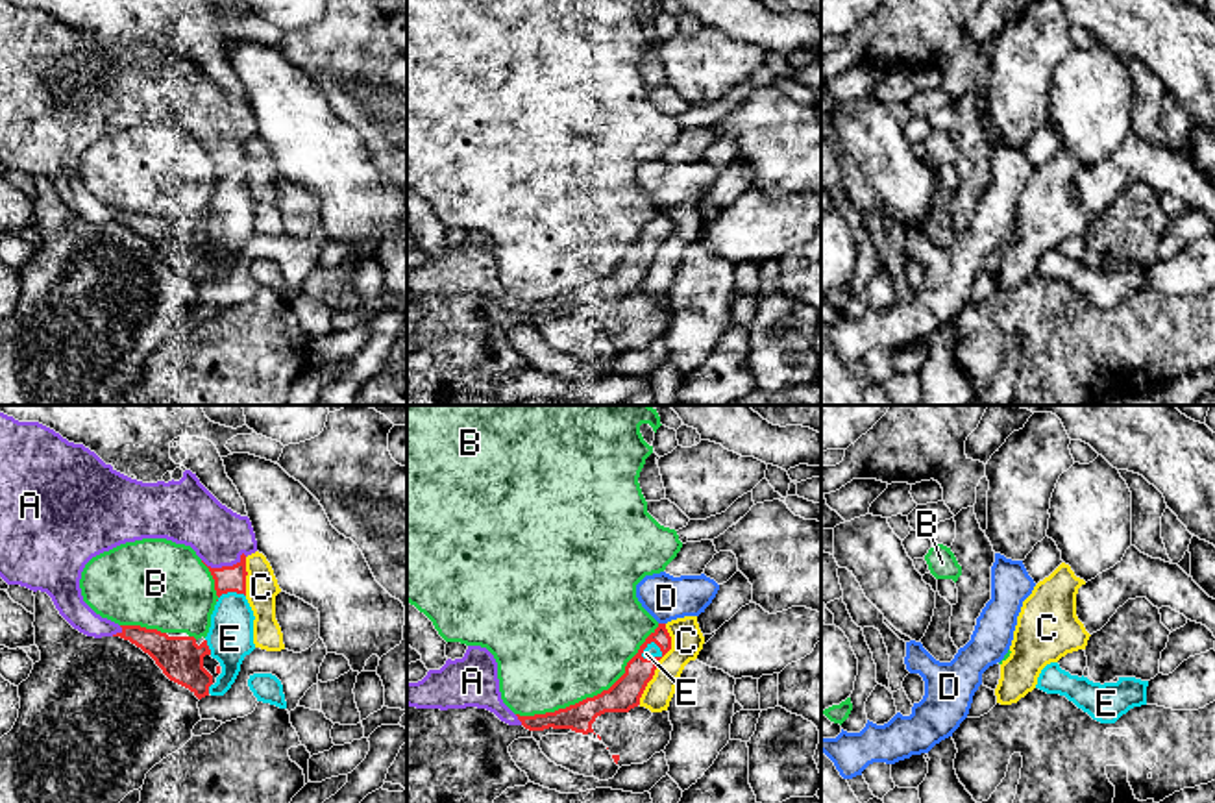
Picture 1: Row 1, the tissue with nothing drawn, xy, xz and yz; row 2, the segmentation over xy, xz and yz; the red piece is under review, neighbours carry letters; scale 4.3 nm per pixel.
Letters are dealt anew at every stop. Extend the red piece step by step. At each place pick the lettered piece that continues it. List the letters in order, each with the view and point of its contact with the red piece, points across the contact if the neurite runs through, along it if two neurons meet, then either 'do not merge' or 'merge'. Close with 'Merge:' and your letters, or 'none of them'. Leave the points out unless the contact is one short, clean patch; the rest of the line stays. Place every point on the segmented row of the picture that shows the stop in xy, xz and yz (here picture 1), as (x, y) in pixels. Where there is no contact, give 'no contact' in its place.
A: xy (224, 567) | merge
B: xz (594, 696) | do not merge
C: xz (657, 663) | do not merge
D: xz (662, 624) | do not merge
E: xz (653, 657) | merge
Merge: A, E

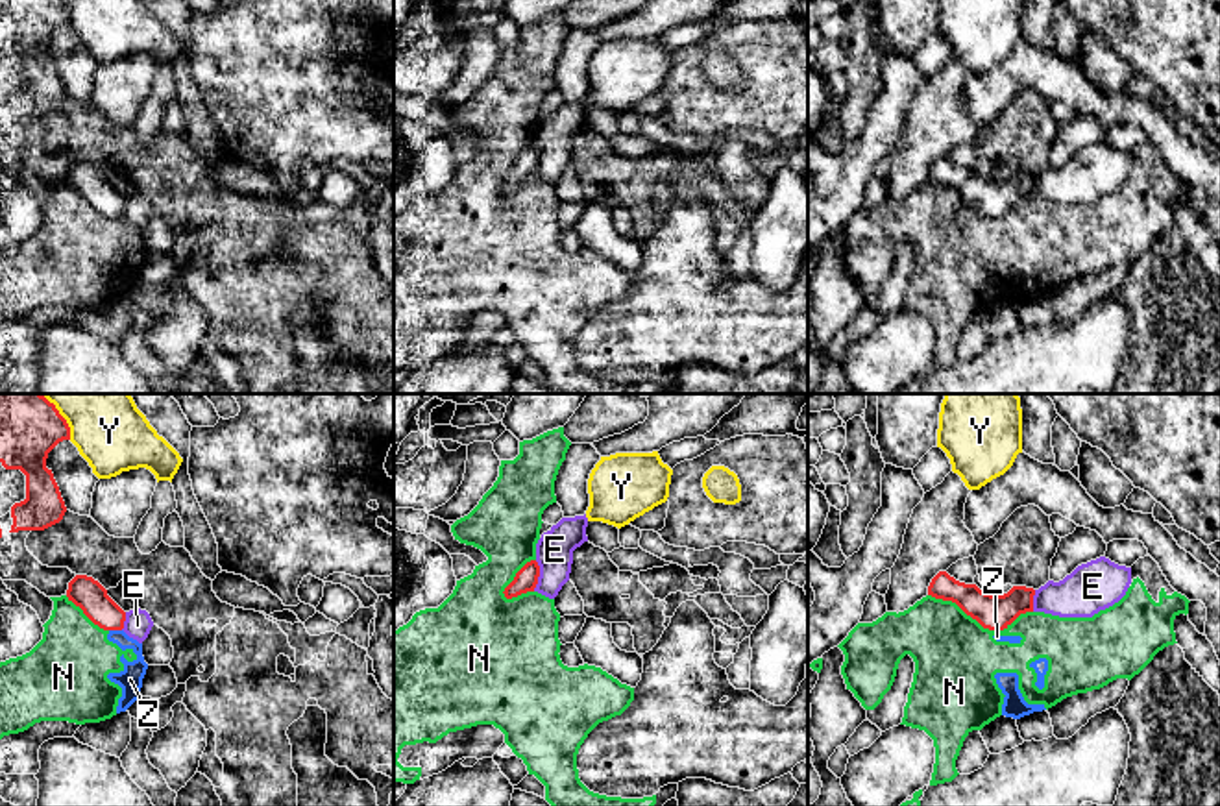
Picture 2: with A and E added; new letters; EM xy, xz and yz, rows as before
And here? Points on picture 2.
E: xz (538, 575) | along xz (536, 561), (538, 583), (533, 590) | do not merge
N: yz (980, 623) | do not merge
Y: xy (60, 415) | do not merge
Z: xy (115, 629) | along xy (109, 629), (121, 631) | do not merge
Merge: none of them

